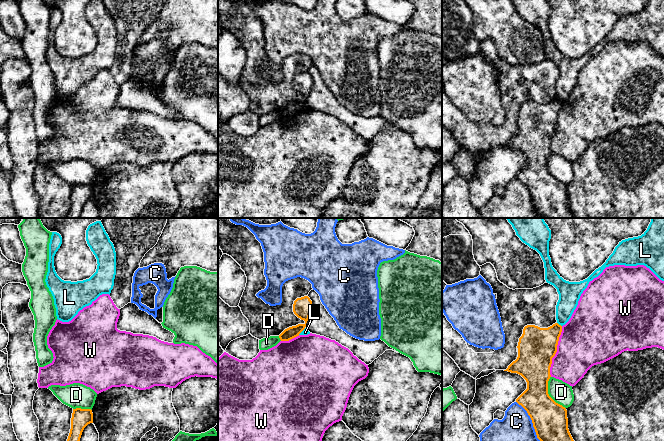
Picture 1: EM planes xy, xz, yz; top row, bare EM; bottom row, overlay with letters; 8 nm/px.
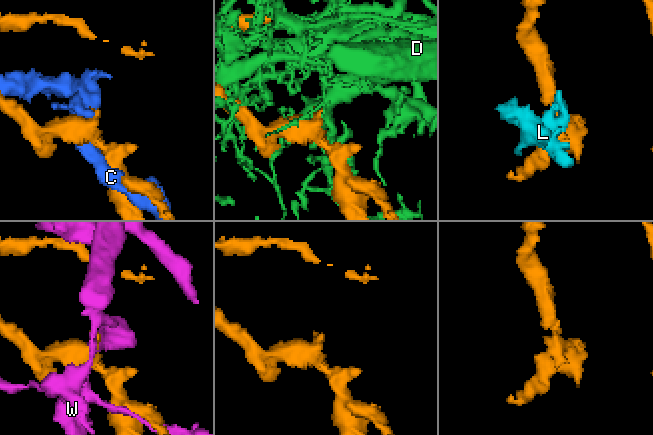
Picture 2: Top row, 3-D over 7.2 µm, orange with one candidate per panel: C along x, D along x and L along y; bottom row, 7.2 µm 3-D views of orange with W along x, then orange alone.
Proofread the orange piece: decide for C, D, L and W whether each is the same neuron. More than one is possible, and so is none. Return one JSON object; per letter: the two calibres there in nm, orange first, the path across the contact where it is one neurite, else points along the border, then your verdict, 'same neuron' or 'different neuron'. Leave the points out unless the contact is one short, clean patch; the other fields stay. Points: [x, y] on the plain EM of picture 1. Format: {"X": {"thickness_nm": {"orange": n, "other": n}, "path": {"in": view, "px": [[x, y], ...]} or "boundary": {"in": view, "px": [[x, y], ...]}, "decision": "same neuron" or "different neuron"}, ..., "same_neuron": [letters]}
{"C": {"thickness_nm": {"orange": 280, "other": 400}, "decision": "different neuron"}, "D": {"thickness_nm": {"orange": 280, "other": 170}, "decision": "different neuron"}, "L": {"thickness_nm": {"orange": 300, "other": 170}, "boundary": {"in": "yz", "px": [[557, 98], [561, 102]]}, "decision": "different neuron"}, "W": {"thickness_nm": {"orange": 300, "other": 420}, "decision": "different neuron"}, "same_neuron": []}

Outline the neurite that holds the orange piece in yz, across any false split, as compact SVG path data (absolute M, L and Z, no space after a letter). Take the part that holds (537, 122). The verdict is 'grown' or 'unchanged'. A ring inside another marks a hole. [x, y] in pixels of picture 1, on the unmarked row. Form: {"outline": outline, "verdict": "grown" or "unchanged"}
{"outline": "M558 99L548 104L527 101L518 118L518 133L506 146L521 151L527 158L527 165L516 175L530 192L537 214L541 218L575 218L568 205L567 186L556 179L548 170L552 134L557 128L562 102Z", "verdict": "unchanged"}

